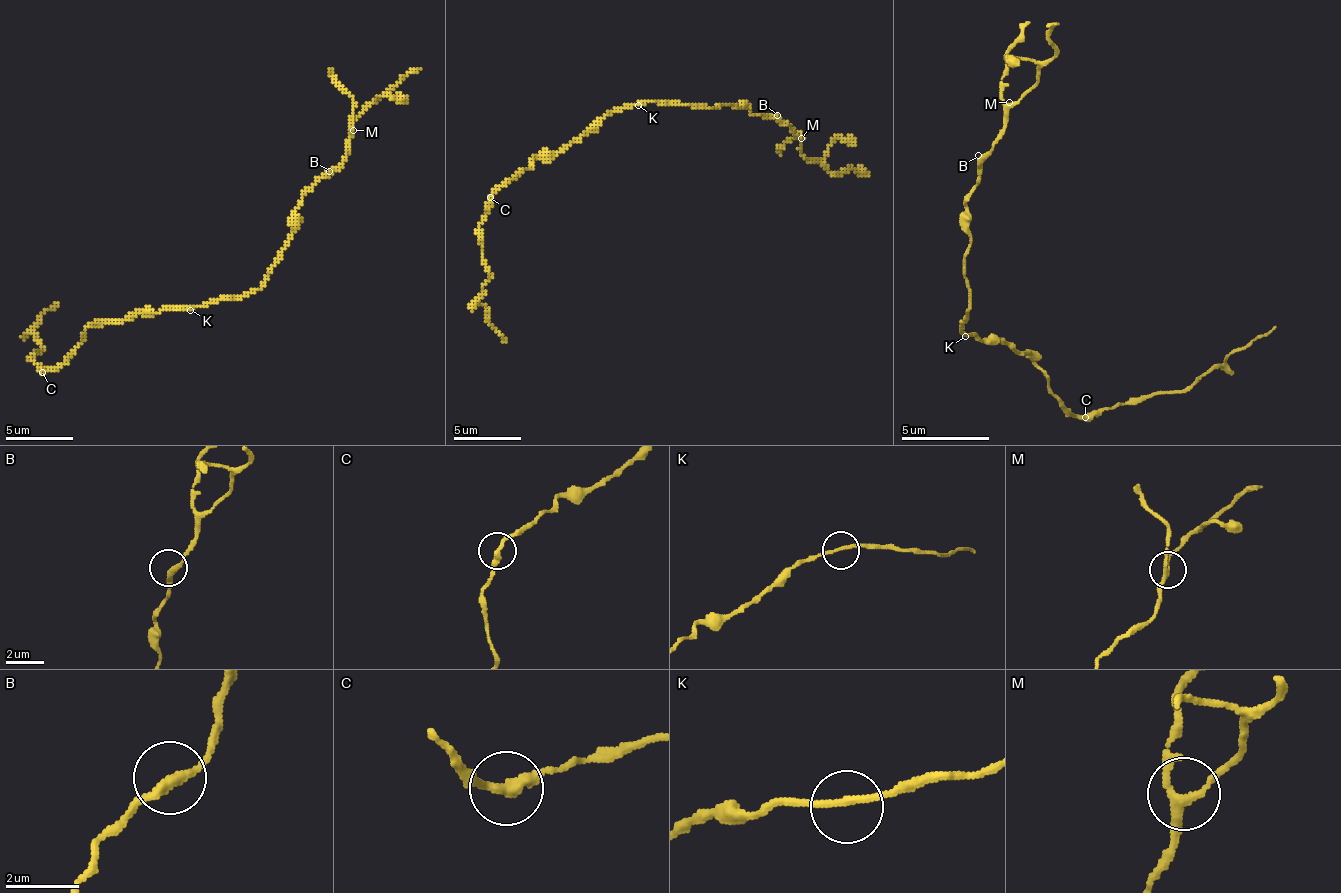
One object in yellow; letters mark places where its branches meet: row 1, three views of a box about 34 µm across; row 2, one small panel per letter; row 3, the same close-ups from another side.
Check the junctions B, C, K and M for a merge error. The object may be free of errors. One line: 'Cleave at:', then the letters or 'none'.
Cleave at: C

